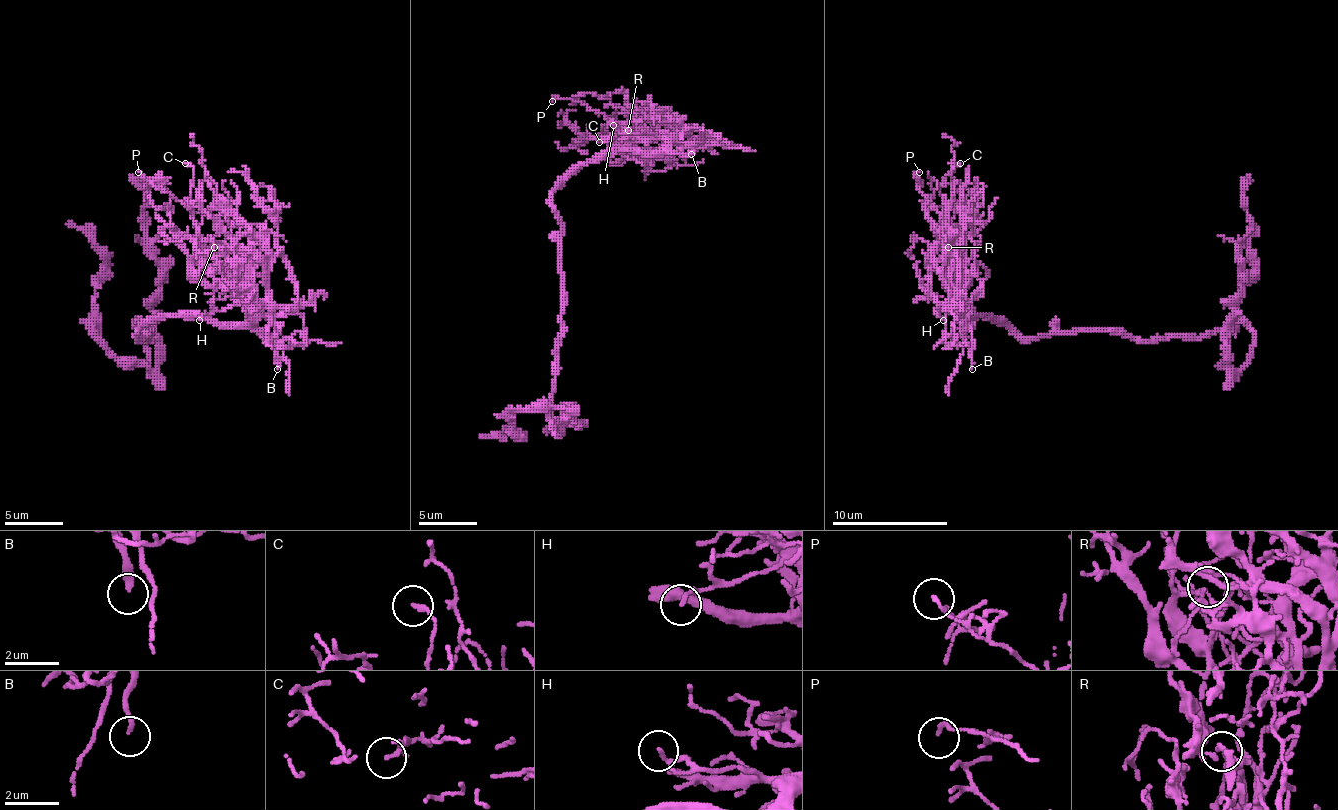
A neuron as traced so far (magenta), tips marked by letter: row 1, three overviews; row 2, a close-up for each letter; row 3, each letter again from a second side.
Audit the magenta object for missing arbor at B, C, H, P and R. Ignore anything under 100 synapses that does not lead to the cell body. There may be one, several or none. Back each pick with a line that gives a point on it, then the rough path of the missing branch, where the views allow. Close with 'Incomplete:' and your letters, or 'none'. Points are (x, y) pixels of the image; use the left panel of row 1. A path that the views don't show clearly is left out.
B: place (277, 369); course (277, 369), (193, 378), (190, 360), (176, 346), (182, 337), (193, 354), (199, 386), (199, 464), (190, 467)
Incomplete: B

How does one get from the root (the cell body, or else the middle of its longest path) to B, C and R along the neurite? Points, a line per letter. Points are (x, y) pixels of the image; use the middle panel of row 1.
B: (561, 267), (561, 220), (552, 203), (552, 194), (581, 165), (607, 159), (619, 151), (691, 154)
C: (561, 267), (552, 194), (581, 165), (660, 151), (668, 136), (607, 122), (599, 142)
R: (561, 267), (561, 220), (552, 194), (581, 165), (665, 145), (657, 136), (622, 136), (613, 128), (628, 130)

